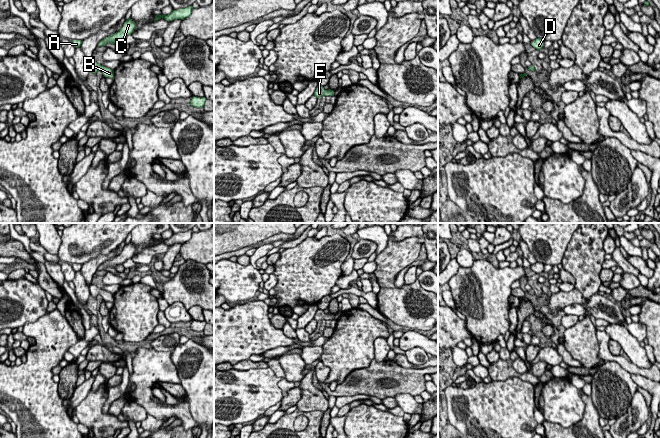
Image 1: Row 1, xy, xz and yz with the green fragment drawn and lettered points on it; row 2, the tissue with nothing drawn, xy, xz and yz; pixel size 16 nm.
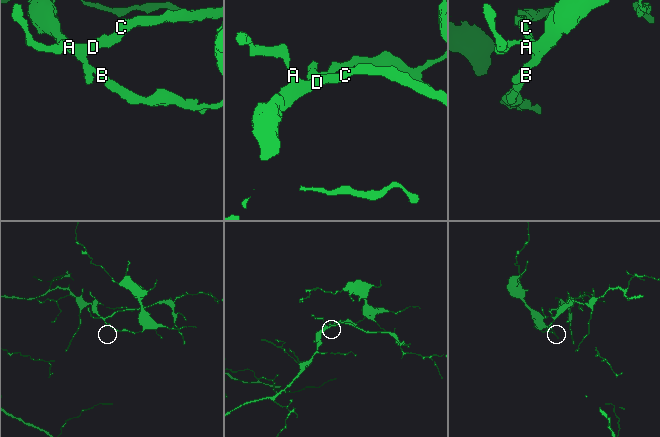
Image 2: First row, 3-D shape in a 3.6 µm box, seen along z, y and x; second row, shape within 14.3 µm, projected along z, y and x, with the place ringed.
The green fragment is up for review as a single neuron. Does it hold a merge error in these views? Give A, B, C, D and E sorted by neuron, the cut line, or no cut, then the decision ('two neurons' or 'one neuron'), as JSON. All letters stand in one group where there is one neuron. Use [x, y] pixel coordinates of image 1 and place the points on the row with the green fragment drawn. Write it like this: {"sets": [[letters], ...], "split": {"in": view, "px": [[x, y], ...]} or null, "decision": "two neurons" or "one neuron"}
{"sets": [["A", "B", "C", "D", "E"]], "split": null, "decision": "one neuron"}

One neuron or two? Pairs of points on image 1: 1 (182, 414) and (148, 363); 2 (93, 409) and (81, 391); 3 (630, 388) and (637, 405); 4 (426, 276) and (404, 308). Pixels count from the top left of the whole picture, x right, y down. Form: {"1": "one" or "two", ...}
{"1": "one", "2": "two", "3": "two", "4": "two"}

